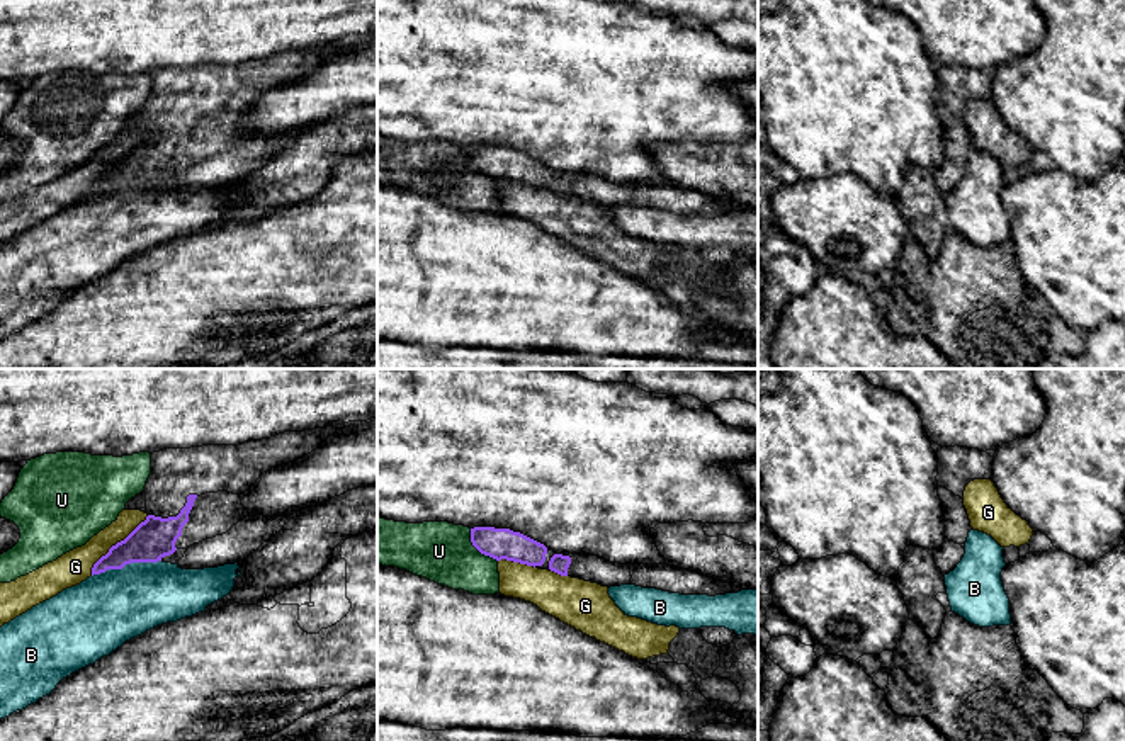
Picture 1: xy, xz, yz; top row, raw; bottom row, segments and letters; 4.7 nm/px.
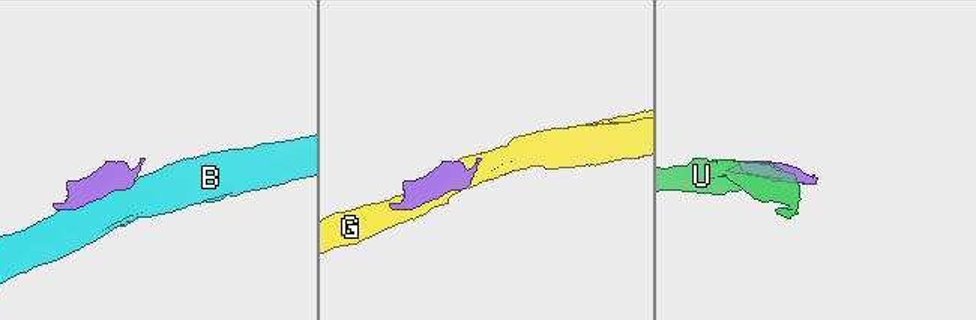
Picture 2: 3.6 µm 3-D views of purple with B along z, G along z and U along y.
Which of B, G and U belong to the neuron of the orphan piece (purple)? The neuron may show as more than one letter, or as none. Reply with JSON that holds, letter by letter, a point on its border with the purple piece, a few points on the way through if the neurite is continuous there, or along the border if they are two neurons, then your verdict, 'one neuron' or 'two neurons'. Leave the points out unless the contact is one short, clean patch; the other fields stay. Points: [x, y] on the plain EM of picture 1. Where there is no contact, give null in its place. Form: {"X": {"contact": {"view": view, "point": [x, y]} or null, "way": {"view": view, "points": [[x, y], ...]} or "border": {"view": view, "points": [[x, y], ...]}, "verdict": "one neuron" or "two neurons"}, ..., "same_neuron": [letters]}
{"B": {"contact": {"view": "xy", "point": [126, 182]}, "verdict": "two neurons"}, "G": {"contact": {"view": "xy", "point": [118, 162]}, "verdict": "two neurons"}, "U": {"contact": {"view": "xz", "point": [478, 169]}, "verdict": "two neurons"}, "same_neuron": []}

